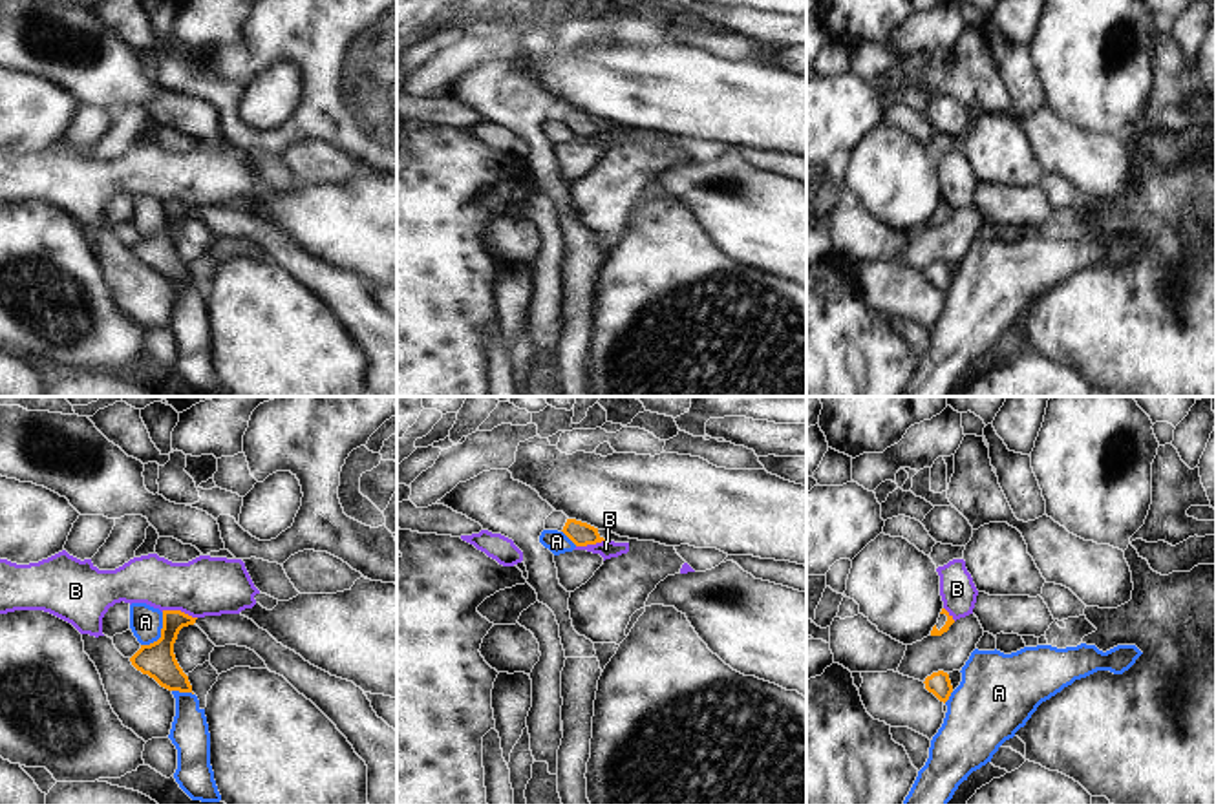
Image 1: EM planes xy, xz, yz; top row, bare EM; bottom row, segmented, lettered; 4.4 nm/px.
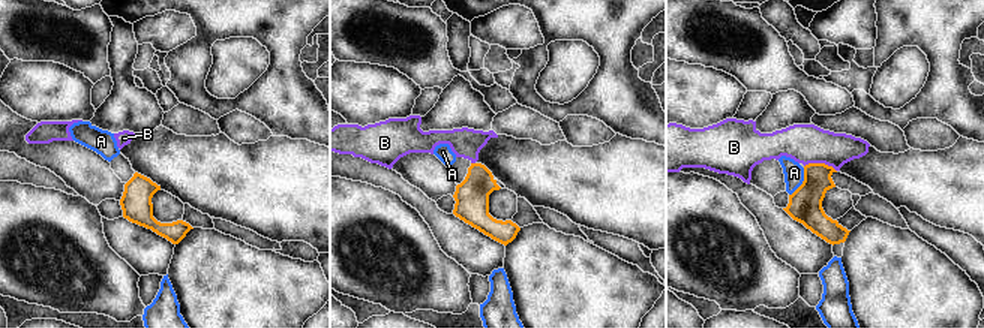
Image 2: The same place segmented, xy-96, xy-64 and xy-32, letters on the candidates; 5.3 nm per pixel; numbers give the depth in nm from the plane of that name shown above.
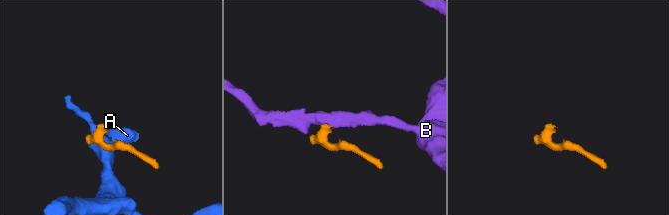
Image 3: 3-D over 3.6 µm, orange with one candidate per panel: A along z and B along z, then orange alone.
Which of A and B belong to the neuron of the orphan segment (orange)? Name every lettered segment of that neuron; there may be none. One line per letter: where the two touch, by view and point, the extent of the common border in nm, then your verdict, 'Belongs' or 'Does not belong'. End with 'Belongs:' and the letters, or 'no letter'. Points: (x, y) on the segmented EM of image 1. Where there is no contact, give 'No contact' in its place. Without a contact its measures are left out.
A: Touches orange at xy (161, 634). Shared border 180 nm. Does not belong
B: Touches orange at xy (180, 611). Shared border 160 nm. Does not belong
Belongs: no letter.

